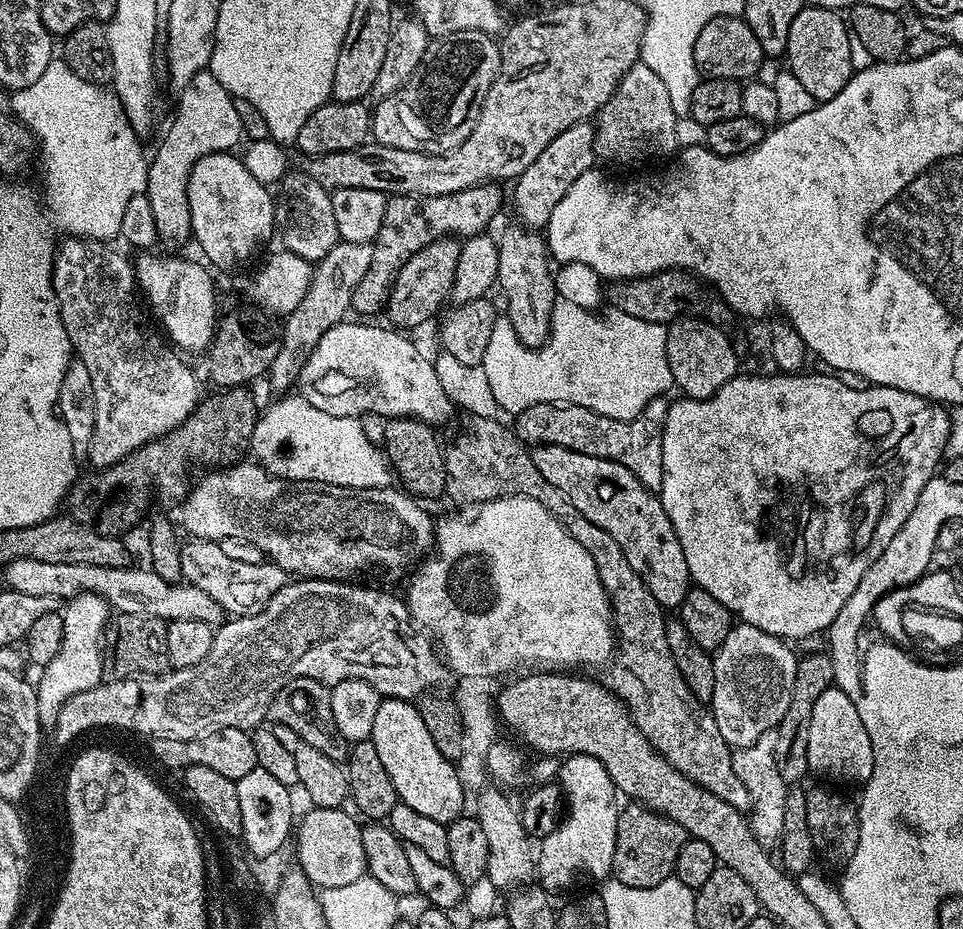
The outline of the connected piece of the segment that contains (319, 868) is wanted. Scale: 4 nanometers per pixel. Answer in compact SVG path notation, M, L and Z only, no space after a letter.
M312 806L309 809L301 820L299 817L294 828L296 856L300 859L299 871L304 872L309 882L320 890L350 886L350 882L358 882L358 878L365 876L368 870L366 851L362 844L361 821L351 811L344 812L343 807Z

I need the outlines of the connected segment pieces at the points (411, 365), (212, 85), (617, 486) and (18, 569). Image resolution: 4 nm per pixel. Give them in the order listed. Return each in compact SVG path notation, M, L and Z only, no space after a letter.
M372 322L348 323L338 323L322 334L318 346L300 367L299 395L318 410L335 416L409 416L429 426L444 424L451 418L454 405L442 390L442 382L438 382L435 363L404 337L407 335L388 326L375 328Z
M205 70L194 74L184 88L179 89L176 113L168 133L156 148L156 157L151 157L148 166L148 191L150 210L154 214L156 239L164 244L189 243L192 234L188 206L188 179L190 170L198 158L211 152L227 152L235 149L239 140L245 139L242 118L234 110L234 97L218 82L216 75Z
M542 444L531 449L534 466L538 466L538 474L550 482L594 526L606 530L618 546L622 546L622 554L626 554L626 562L642 578L646 590L654 594L654 598L665 610L676 610L688 597L690 577L686 566L686 554L682 554L682 546L674 534L674 526L662 506L659 495L651 492L626 466L618 462L610 462L606 458L594 458L590 454L578 454L566 446L550 446Z
M15 559L2 570L11 591L33 594L38 597L58 597L69 600L80 592L92 592L103 597L117 613L144 614L164 621L178 618L197 618L213 628L219 627L226 618L224 608L210 594L193 584L181 582L167 583L151 568L140 570L134 566L127 568L98 567L86 563L50 563L38 559Z

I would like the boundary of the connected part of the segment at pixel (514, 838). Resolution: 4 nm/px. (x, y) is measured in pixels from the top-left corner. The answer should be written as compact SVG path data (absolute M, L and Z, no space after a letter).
M496 786L482 789L474 797L476 803L474 815L479 820L483 833L486 834L486 846L489 847L487 880L494 882L498 890L505 890L504 888L512 890L517 886L527 885L533 879L534 844L528 831L522 826L517 805L508 804L503 794L505 793Z

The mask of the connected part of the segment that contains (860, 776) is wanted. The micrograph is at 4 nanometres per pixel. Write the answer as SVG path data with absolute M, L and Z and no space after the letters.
M835 686L824 691L814 702L814 714L810 717L810 742L808 743L808 767L820 776L833 776L836 780L853 780L863 785L874 770L874 746L854 702L842 689Z

